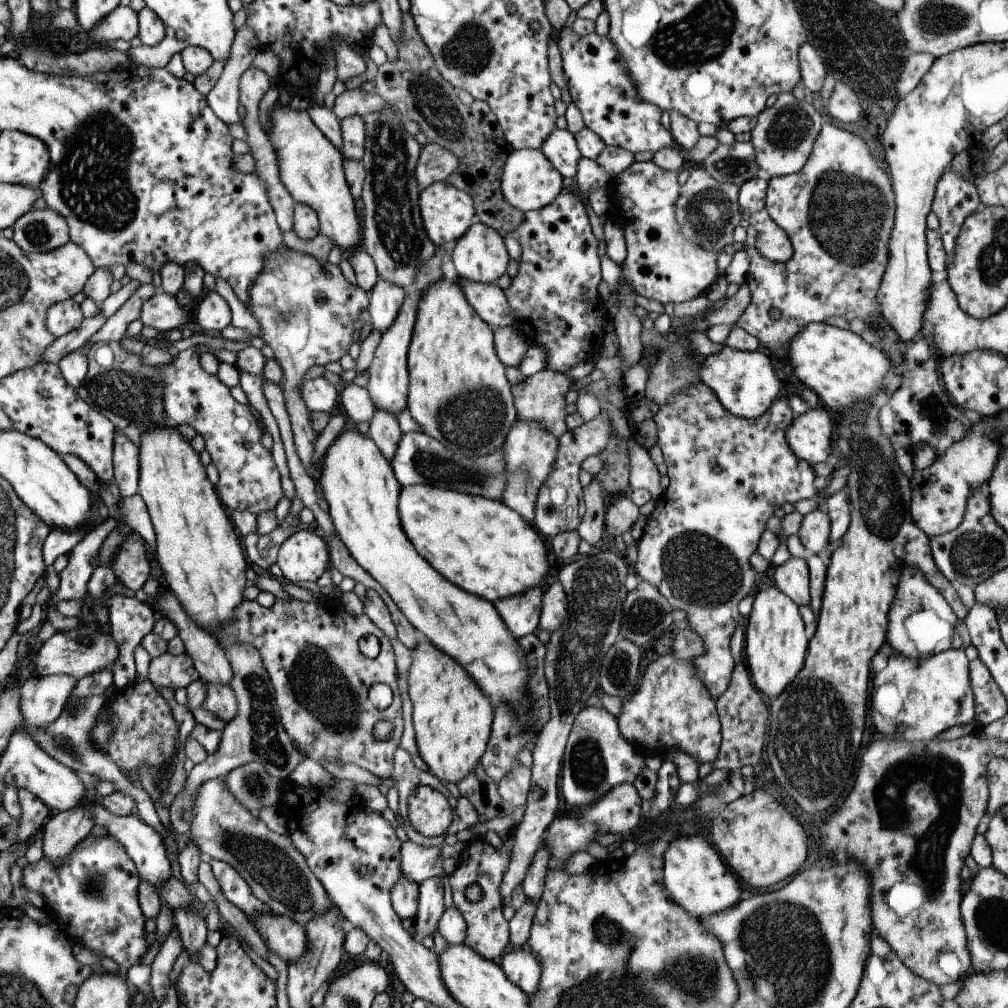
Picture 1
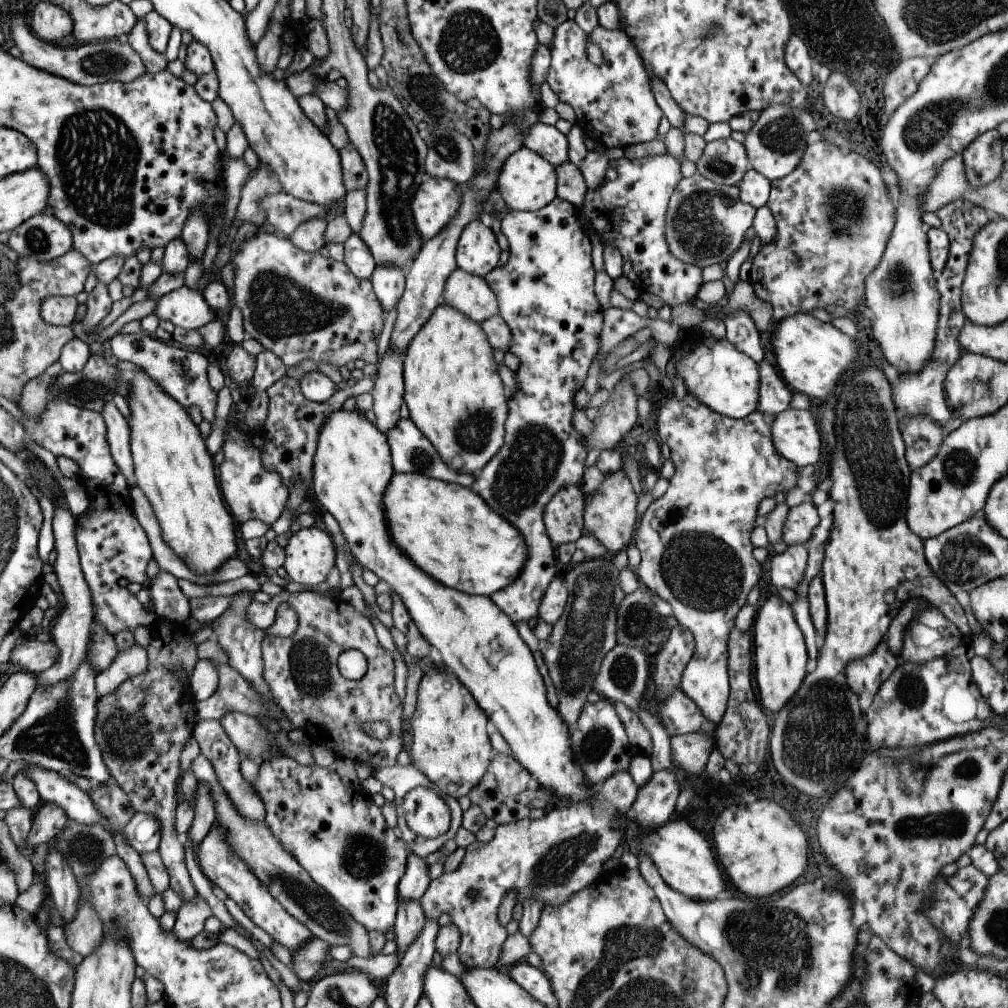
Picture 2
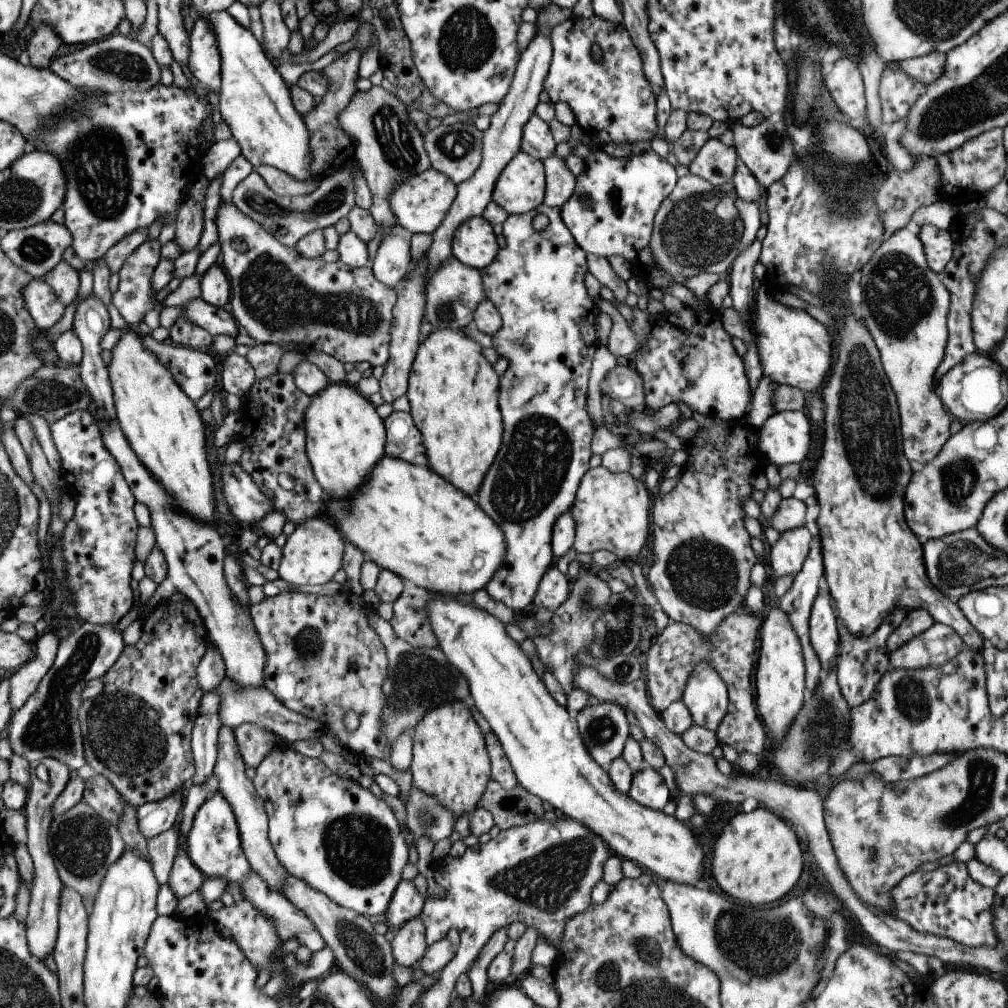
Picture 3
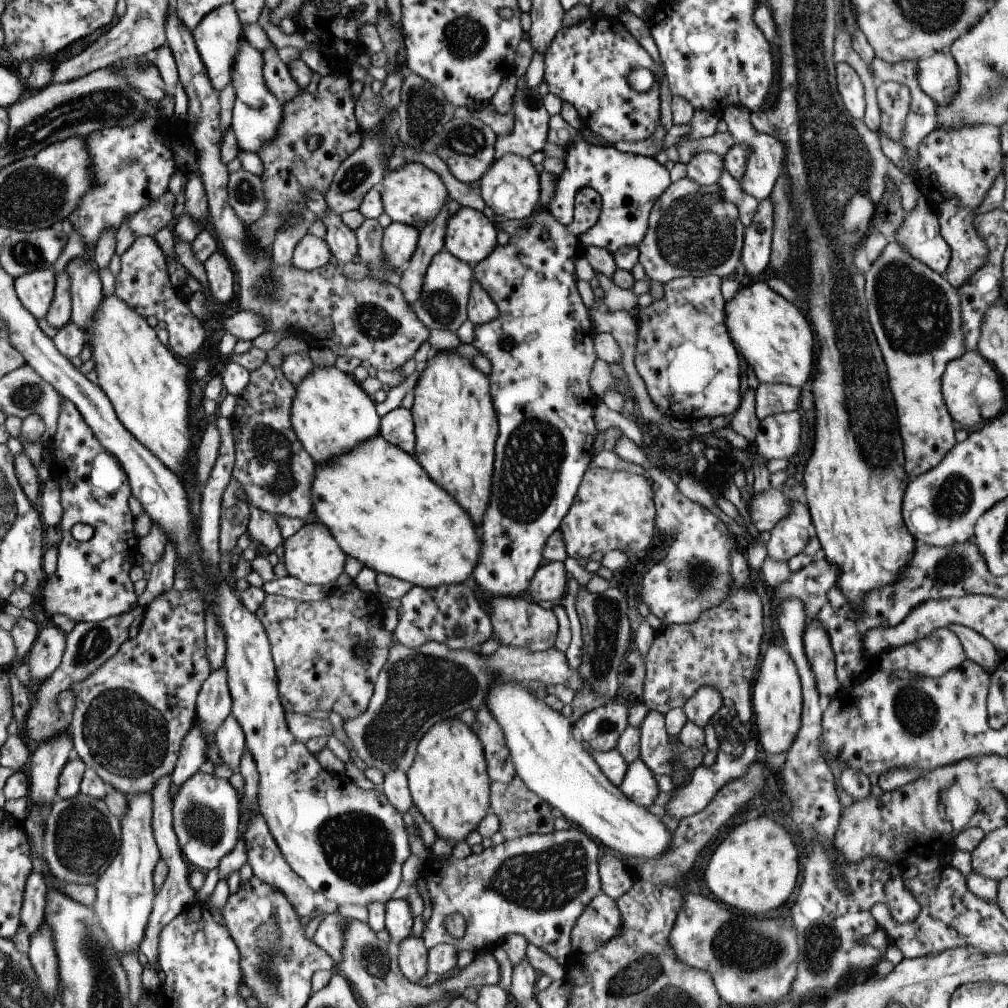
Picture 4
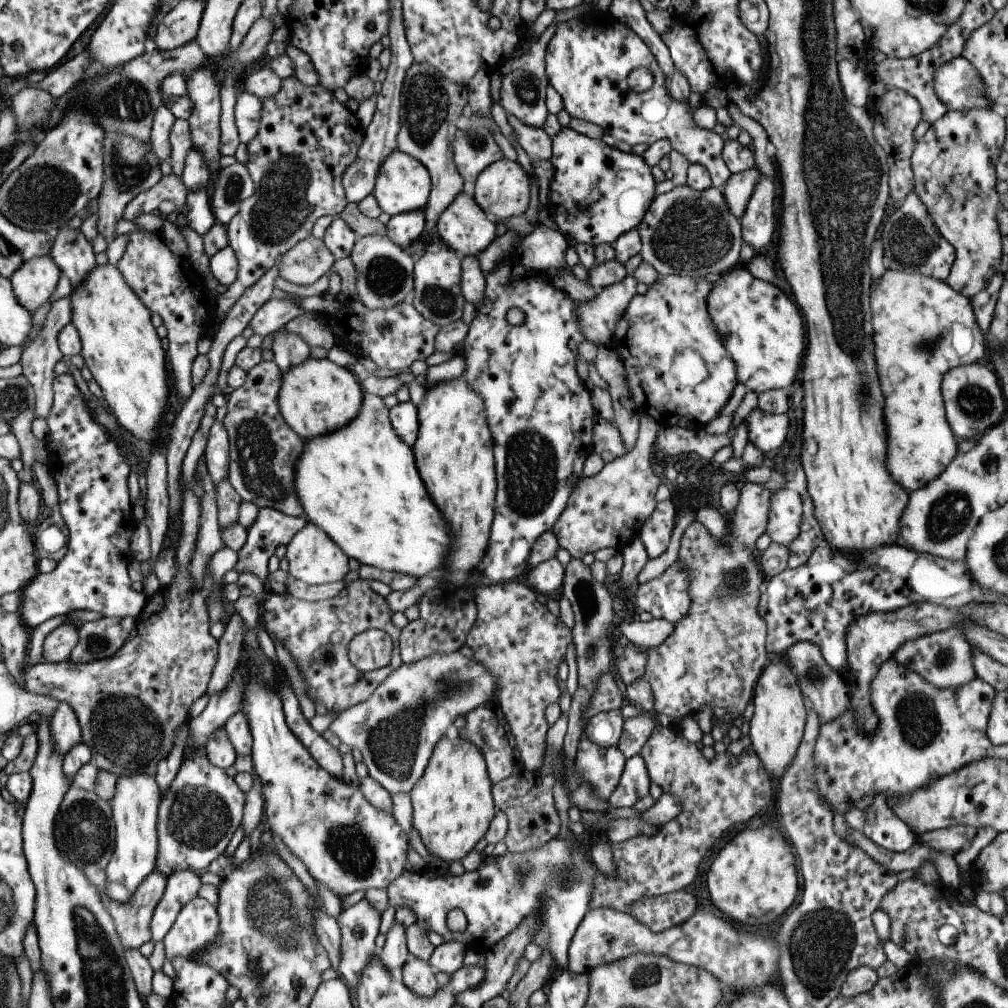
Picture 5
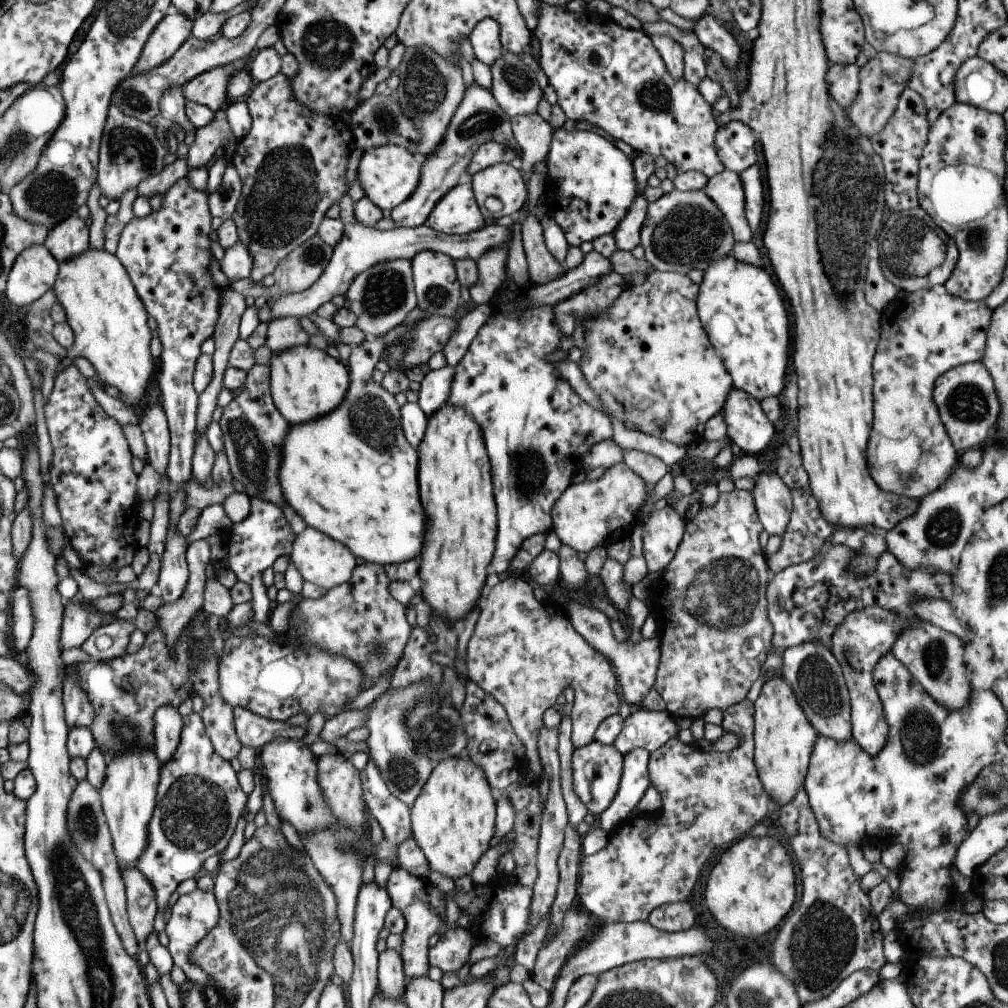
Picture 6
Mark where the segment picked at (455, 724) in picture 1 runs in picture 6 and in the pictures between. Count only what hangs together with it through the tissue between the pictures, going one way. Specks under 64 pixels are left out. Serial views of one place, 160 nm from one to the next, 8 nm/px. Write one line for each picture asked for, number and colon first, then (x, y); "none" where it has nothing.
2: (450, 747)
3: (449, 761)
4: (447, 781)
5: (452, 807)
6: (452, 819)

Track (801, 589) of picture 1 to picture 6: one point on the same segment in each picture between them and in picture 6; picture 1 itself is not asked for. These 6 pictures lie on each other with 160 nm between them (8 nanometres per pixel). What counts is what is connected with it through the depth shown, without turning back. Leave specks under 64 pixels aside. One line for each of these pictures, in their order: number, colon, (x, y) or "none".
2: (787, 568)
3: (786, 556)
4: (787, 538)
5: (785, 509)
6: (772, 500)

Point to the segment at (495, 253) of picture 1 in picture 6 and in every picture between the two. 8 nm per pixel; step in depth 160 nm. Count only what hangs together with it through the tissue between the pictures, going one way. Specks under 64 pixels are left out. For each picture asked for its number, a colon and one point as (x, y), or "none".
2: (476, 253)
3: (473, 243)
4: (468, 236)
5: (463, 227)
6: (456, 214)

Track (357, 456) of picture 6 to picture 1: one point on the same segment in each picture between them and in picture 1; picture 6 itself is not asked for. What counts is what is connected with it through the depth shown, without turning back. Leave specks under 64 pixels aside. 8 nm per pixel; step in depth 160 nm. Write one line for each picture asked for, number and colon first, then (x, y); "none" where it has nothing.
1: (480, 545)
2: (446, 530)
3: (407, 520)
4: (379, 506)
5: (359, 485)

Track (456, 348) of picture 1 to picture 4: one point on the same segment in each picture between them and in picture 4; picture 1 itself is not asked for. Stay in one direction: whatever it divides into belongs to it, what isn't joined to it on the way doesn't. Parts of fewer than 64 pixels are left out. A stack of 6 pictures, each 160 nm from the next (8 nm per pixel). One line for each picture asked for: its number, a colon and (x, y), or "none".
2: (448, 368)
3: (452, 391)
4: (454, 423)

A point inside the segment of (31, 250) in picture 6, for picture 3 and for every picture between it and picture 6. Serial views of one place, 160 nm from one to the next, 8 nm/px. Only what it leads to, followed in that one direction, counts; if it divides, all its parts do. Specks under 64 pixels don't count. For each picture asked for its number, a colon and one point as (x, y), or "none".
3: (42, 305)
4: (35, 291)
5: (32, 283)

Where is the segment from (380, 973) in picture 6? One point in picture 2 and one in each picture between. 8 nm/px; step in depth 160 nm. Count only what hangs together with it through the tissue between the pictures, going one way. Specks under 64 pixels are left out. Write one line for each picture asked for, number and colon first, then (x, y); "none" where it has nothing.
2: (414, 881)
3: (405, 903)
4: (397, 917)
5: (393, 956)

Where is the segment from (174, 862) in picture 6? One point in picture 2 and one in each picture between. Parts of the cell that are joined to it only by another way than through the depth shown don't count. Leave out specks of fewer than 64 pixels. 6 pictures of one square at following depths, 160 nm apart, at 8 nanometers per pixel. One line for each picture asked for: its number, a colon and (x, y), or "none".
2: (221, 868)
3: (213, 846)
4: (206, 811)
5: (202, 807)

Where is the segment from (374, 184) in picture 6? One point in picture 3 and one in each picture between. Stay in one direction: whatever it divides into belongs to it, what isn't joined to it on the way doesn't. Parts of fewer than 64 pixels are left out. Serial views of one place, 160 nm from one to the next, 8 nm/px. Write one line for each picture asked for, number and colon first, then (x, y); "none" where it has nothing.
3: (419, 204)
4: (412, 190)
5: (402, 183)

